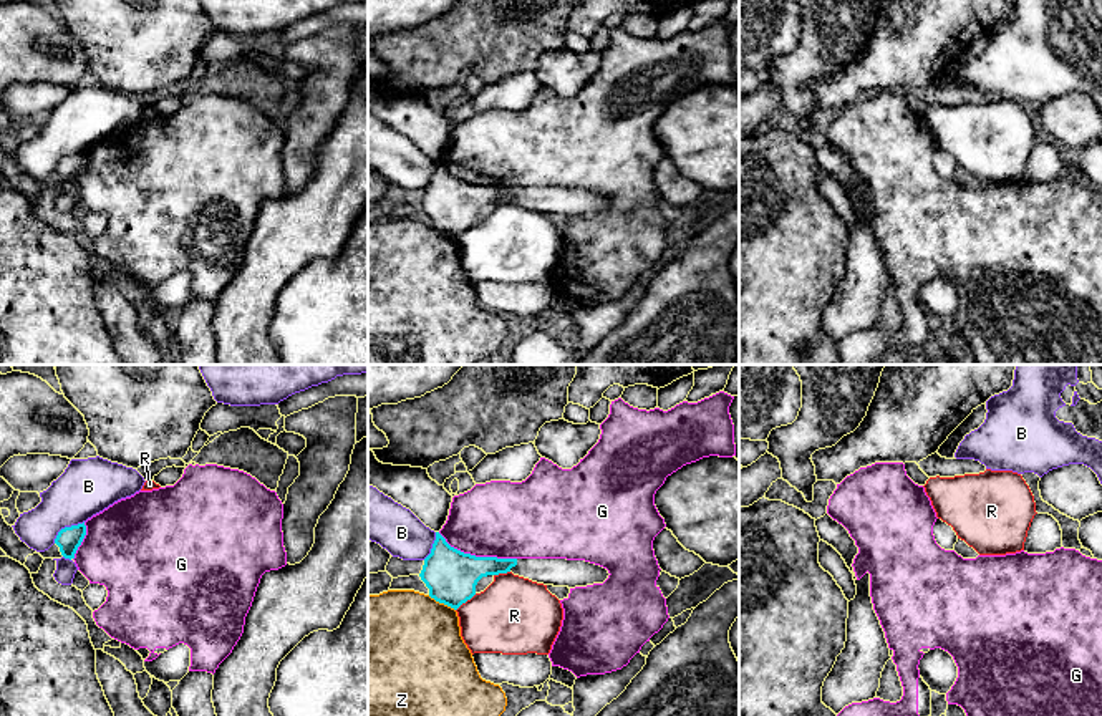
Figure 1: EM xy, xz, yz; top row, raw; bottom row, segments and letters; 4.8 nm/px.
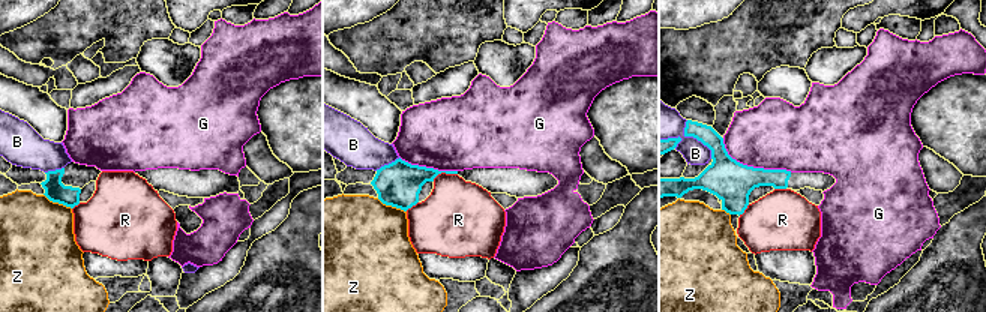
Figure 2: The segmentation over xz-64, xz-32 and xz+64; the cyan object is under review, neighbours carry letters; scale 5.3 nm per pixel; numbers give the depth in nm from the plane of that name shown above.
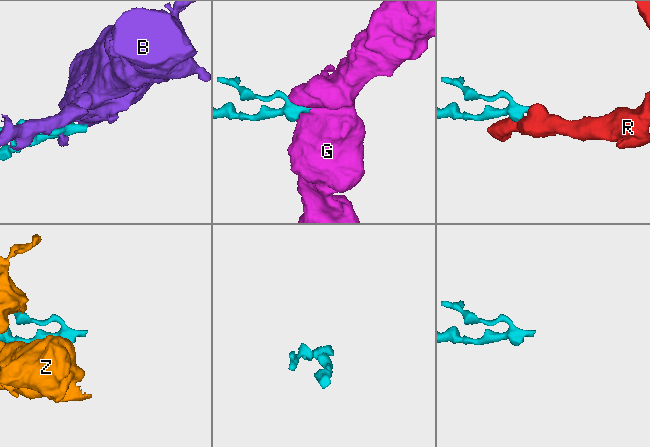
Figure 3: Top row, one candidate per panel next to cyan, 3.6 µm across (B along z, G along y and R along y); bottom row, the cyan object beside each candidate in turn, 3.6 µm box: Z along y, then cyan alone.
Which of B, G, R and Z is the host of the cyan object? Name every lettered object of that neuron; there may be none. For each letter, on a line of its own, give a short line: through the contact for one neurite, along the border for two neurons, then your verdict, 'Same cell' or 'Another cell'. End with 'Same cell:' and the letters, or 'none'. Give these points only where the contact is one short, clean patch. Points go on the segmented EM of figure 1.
B: Another cell
G: Line: xz (438, 532), (451, 546), (464, 552), (516, 559). Another cell
R: Line: xz (476, 594), (456, 610). Another cell
Z: Another cell
Same cell: none

